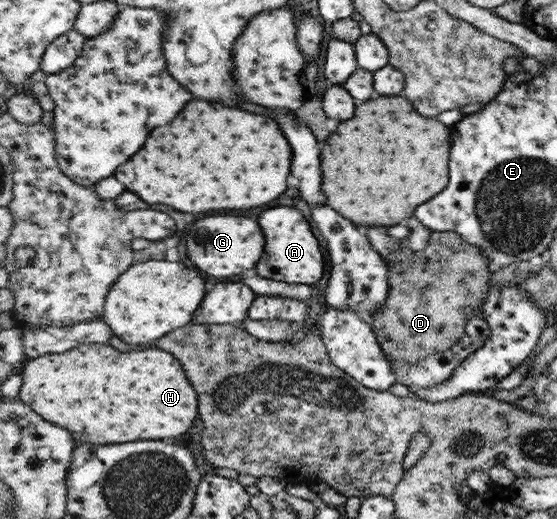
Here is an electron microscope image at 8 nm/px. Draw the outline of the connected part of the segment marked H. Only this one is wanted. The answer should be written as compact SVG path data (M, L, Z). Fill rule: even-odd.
M93 343L69 353L35 358L25 367L22 401L31 403L53 423L75 431L75 437L87 443L181 437L199 419L200 393L189 381L183 363L163 349L125 353L105 343Z

